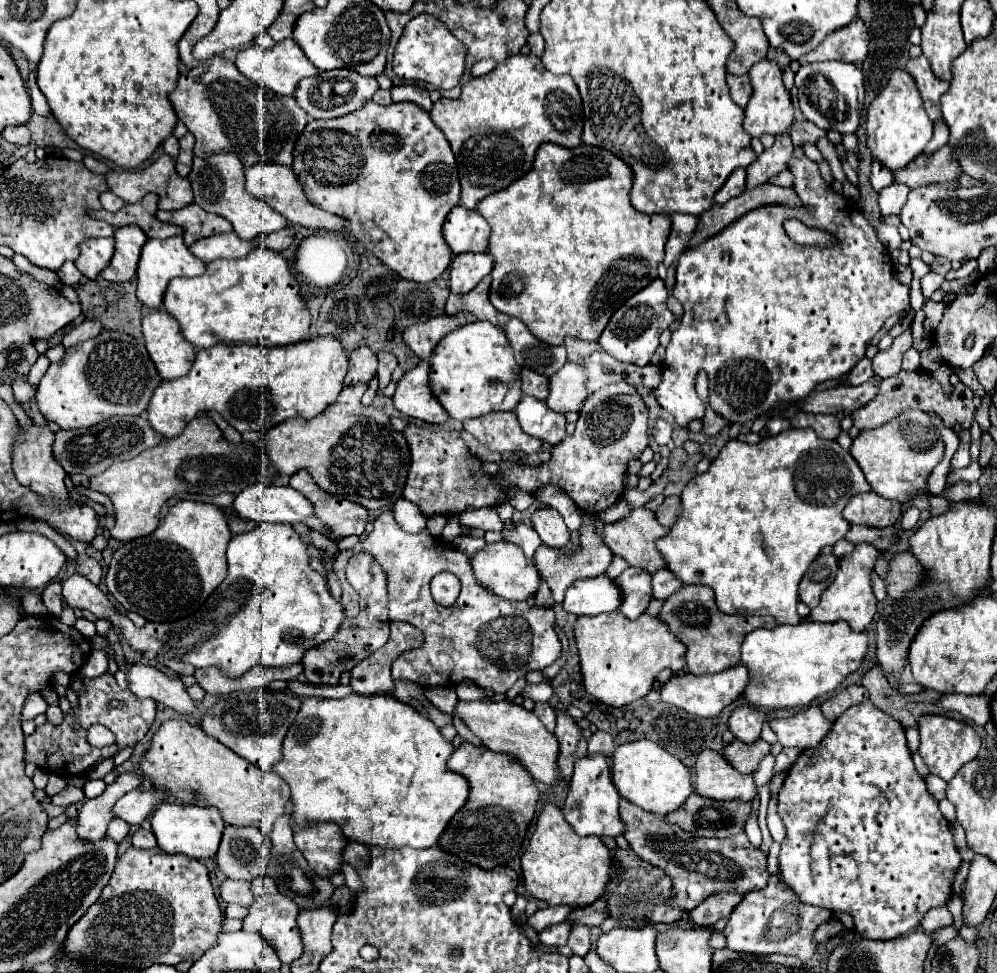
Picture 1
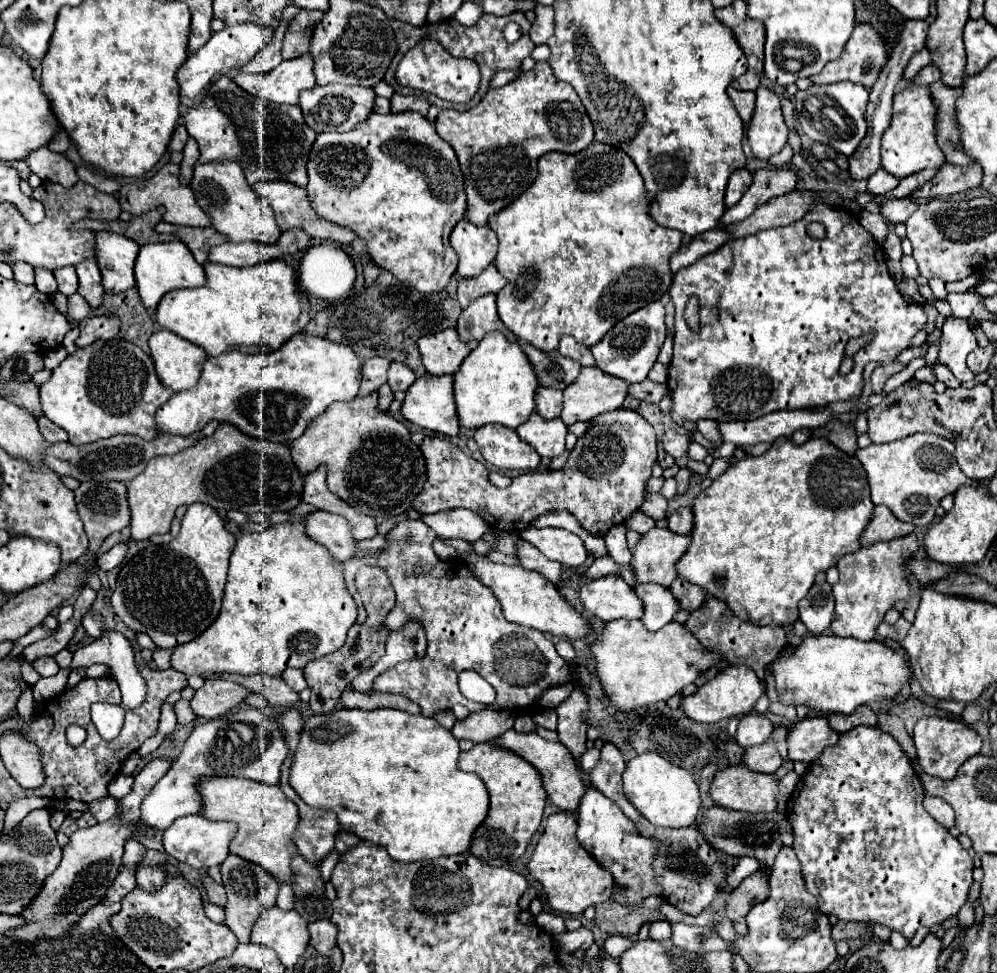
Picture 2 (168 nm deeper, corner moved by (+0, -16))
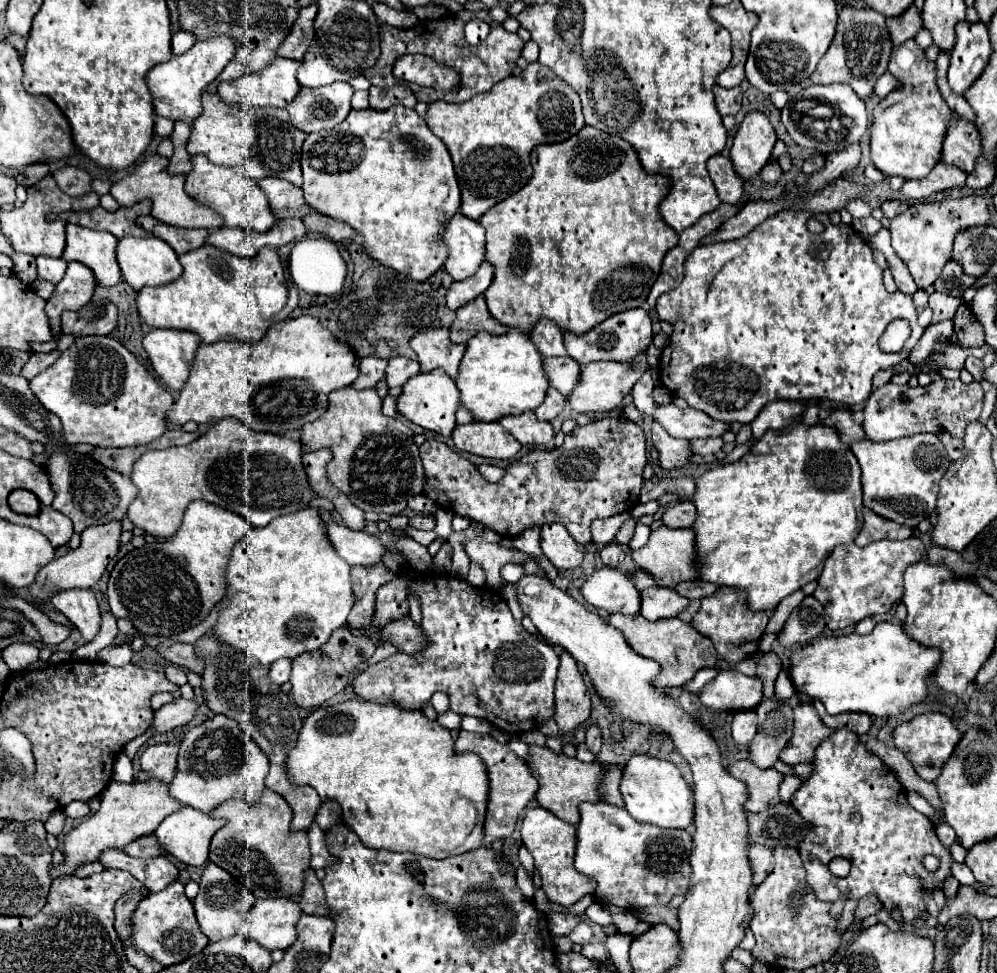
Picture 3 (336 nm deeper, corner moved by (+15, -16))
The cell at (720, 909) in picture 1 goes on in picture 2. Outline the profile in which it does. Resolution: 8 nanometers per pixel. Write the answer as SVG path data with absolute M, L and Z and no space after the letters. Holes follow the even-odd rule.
M765 868L755 870L751 876L747 876L731 894L729 902L725 906L725 916L729 920L745 918L747 912L757 904L763 902L769 896L769 872Z

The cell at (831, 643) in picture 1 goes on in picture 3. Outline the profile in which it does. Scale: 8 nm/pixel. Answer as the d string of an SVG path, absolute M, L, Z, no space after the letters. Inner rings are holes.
M880 622L870 634L816 636L808 646L790 652L790 680L796 692L818 698L828 714L866 712L896 716L926 696L926 678L940 662L936 648L926 648L904 636L900 624Z

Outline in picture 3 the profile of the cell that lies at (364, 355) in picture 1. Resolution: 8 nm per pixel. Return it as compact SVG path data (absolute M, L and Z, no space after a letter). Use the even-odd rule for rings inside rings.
M368 356L360 360L360 376L350 384L356 390L366 390L366 388L374 388L382 378L384 378L384 368L386 368L386 360L384 358L376 358L376 356Z

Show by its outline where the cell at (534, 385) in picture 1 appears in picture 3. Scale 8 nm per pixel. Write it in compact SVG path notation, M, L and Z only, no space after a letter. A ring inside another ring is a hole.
M548 388L544 402L534 410L538 420L552 420L556 418L562 410L564 410L564 396L560 392L556 392L554 388Z

